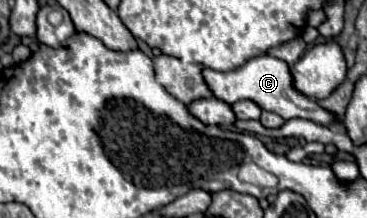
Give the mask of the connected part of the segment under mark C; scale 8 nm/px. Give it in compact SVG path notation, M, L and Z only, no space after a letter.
M259 55L251 61L247 61L243 67L239 67L235 71L227 71L227 73L203 69L203 79L205 79L207 87L211 89L213 97L227 103L227 105L233 105L235 101L241 101L241 99L249 99L249 101L255 101L261 109L277 113L283 119L301 117L301 119L309 119L309 121L315 121L325 127L331 127L337 123L337 117L333 113L321 109L315 101L307 99L305 95L301 95L293 87L289 65L277 57L271 57L271 55Z

